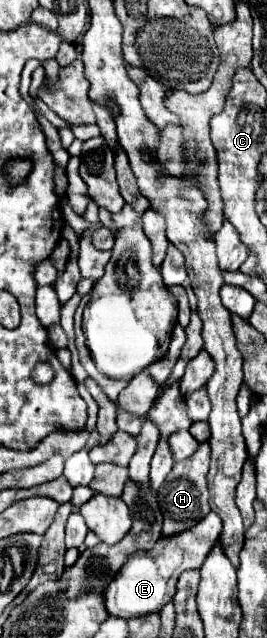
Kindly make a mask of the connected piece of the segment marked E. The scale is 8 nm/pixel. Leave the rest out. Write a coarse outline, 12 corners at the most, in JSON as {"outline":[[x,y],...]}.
{"outline":[[222,520],[130,554],[106,588],[108,614],[146,616],[200,568]]}

